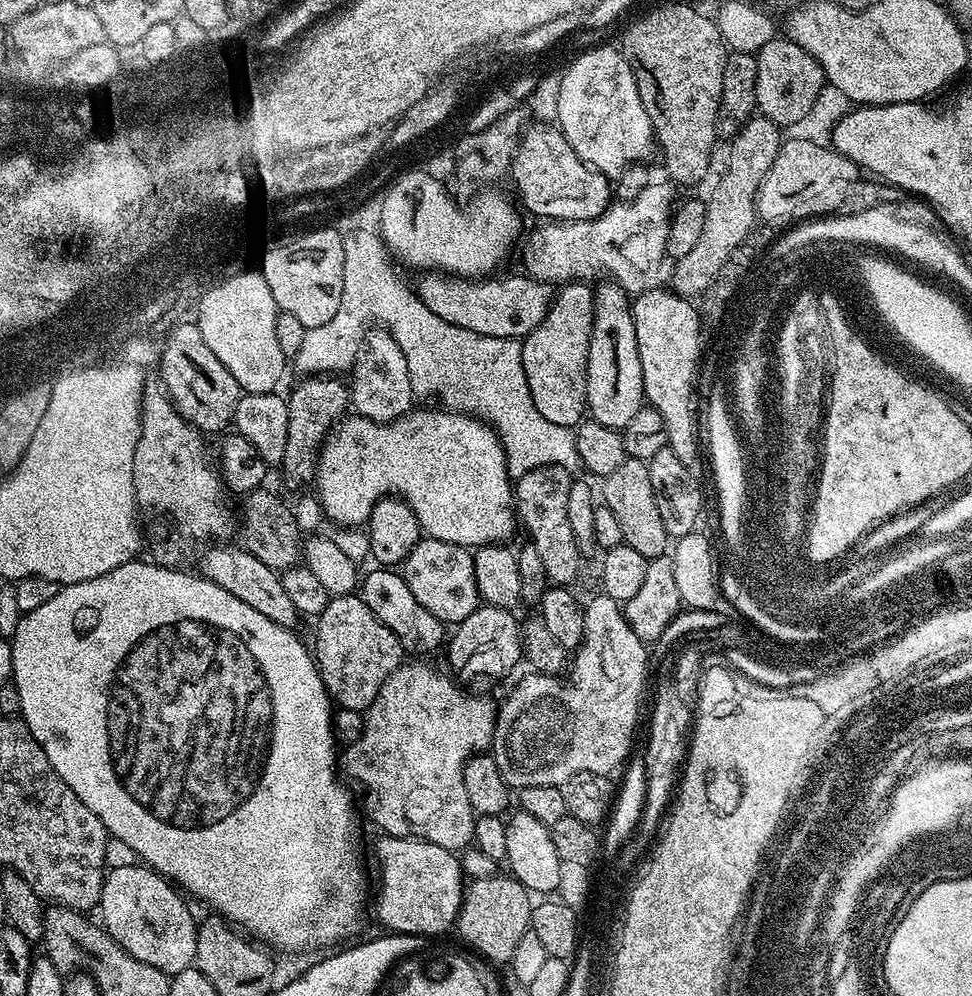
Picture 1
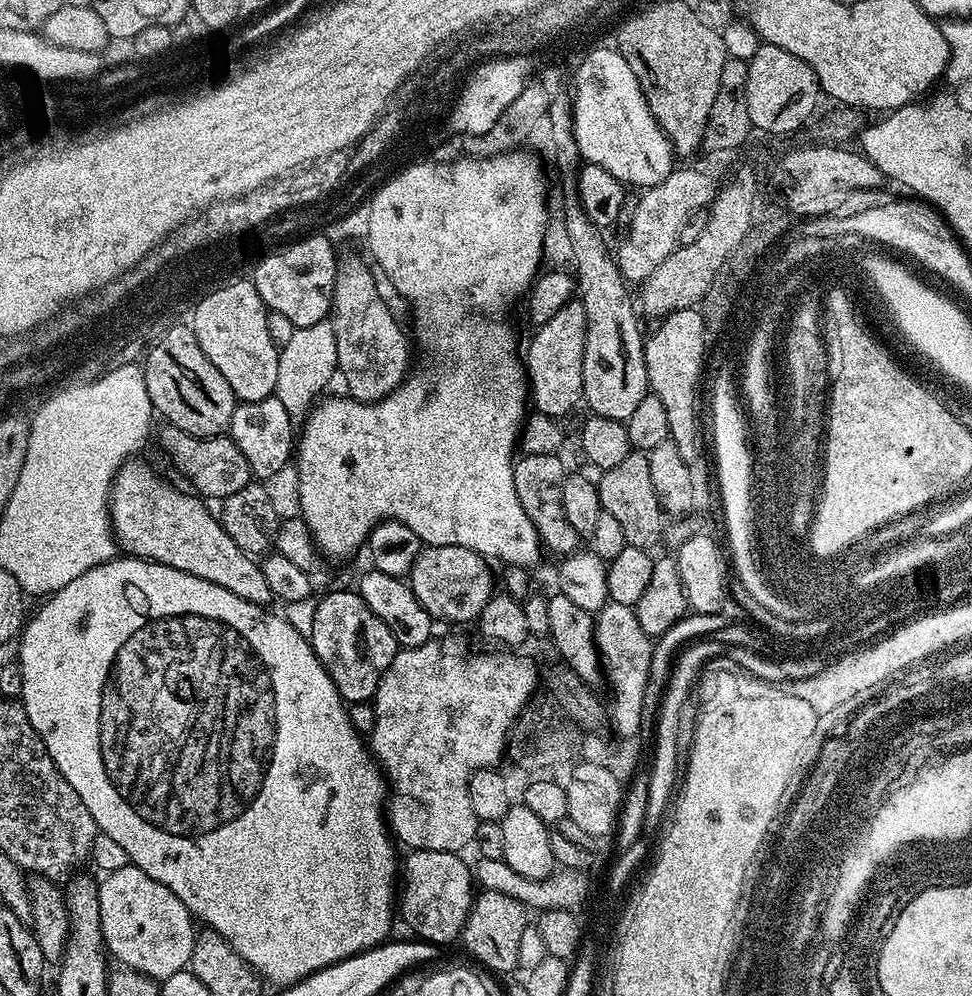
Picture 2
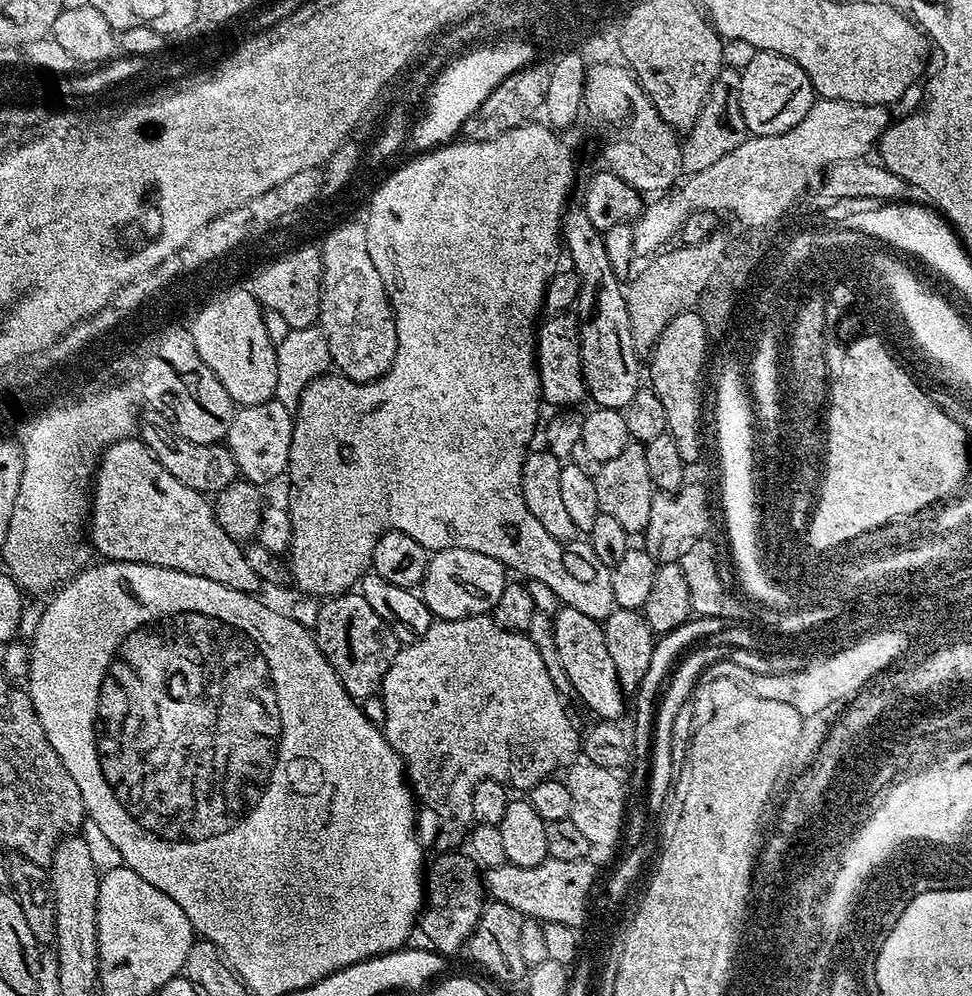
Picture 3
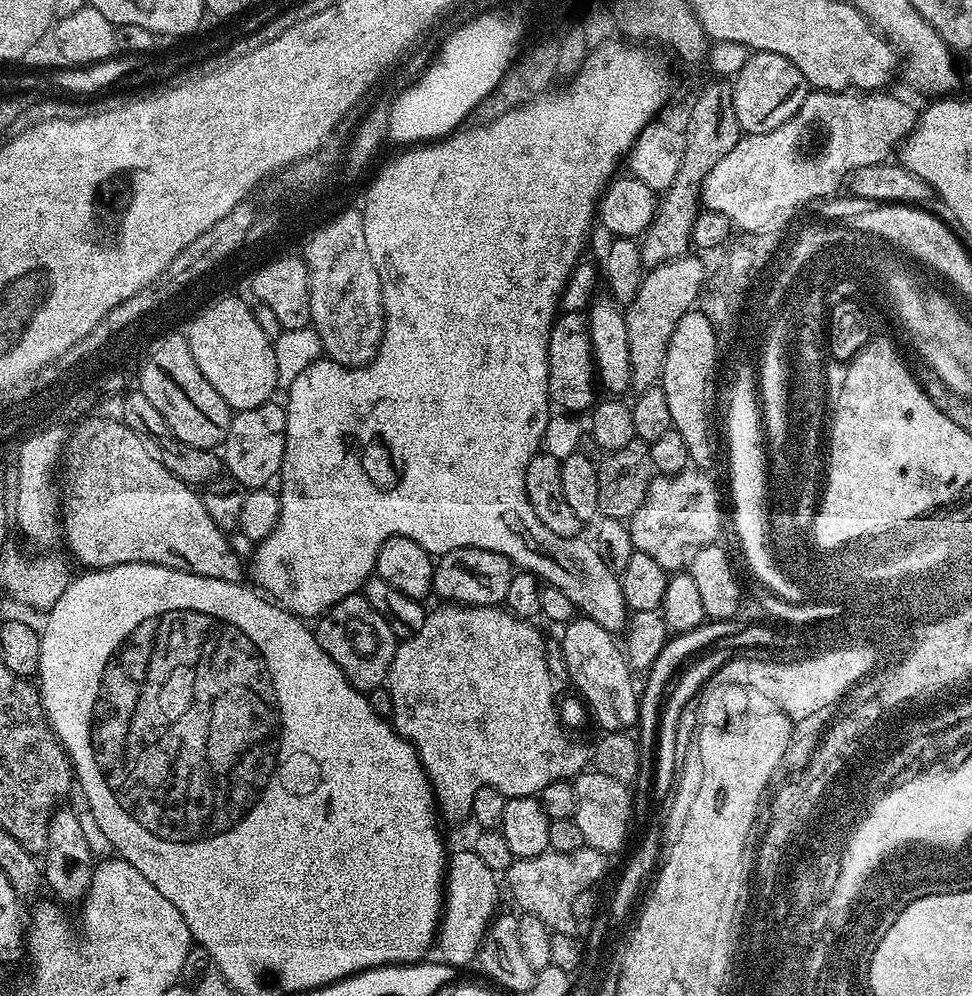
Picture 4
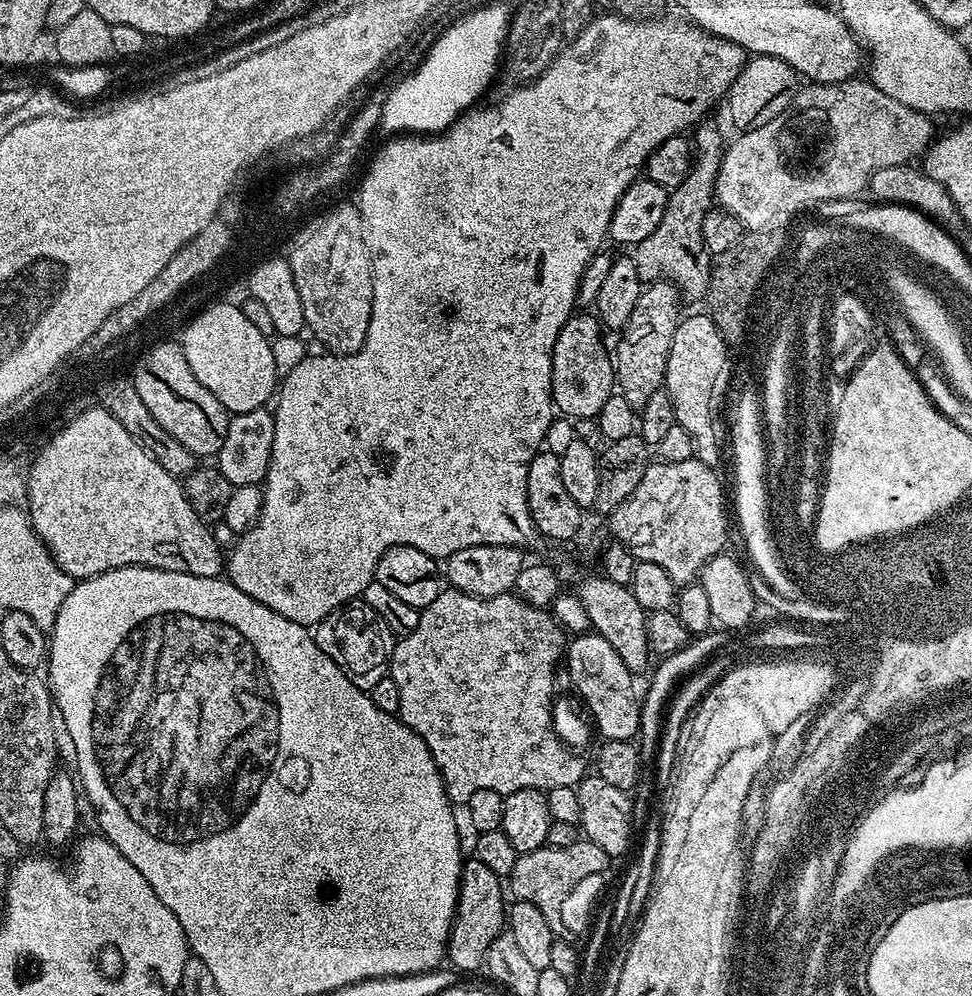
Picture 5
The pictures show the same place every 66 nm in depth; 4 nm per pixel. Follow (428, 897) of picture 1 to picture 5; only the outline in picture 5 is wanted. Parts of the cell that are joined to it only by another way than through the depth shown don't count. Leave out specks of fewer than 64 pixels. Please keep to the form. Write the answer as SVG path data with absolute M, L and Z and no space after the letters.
M477 858L465 859L462 864L460 874L460 897L456 903L456 919L452 922L452 933L448 936L448 951L446 960L449 965L457 973L472 972L476 967L484 964L486 954L490 950L490 946L494 942L494 938L498 938L501 932L506 928L506 903L504 904L504 892L506 896L506 888L502 885L501 877L494 874L490 867L484 865Z

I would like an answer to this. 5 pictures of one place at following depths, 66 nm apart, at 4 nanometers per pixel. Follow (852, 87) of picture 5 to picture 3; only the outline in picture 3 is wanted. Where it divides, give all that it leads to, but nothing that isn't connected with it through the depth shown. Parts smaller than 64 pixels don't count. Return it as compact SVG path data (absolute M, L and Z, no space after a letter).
M820 98L810 106L806 118L802 118L798 126L773 136L749 135L748 139L742 142L742 146L718 158L714 166L706 166L706 170L691 173L684 178L688 180L681 179L675 187L663 193L662 197L653 199L656 201L653 204L651 201L645 207L634 224L633 246L635 251L641 257L644 255L644 258L659 253L669 243L667 240L679 233L686 218L702 210L710 210L717 214L729 212L730 215L737 216L741 220L745 229L766 226L767 222L773 219L772 216L780 213L786 214L789 211L788 207L807 190L808 184L815 185L832 165L840 160L859 160L867 157L871 153L868 151L871 148L873 151L879 145L881 134L889 126L888 112L889 109L883 104L859 104L858 102Z

